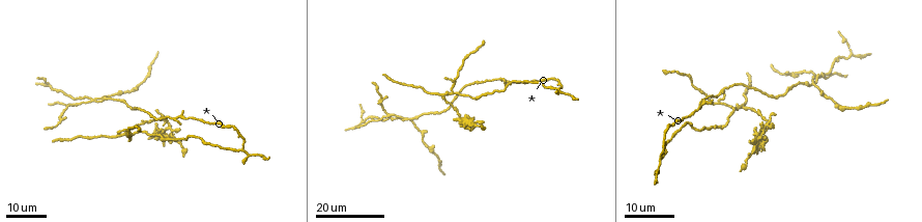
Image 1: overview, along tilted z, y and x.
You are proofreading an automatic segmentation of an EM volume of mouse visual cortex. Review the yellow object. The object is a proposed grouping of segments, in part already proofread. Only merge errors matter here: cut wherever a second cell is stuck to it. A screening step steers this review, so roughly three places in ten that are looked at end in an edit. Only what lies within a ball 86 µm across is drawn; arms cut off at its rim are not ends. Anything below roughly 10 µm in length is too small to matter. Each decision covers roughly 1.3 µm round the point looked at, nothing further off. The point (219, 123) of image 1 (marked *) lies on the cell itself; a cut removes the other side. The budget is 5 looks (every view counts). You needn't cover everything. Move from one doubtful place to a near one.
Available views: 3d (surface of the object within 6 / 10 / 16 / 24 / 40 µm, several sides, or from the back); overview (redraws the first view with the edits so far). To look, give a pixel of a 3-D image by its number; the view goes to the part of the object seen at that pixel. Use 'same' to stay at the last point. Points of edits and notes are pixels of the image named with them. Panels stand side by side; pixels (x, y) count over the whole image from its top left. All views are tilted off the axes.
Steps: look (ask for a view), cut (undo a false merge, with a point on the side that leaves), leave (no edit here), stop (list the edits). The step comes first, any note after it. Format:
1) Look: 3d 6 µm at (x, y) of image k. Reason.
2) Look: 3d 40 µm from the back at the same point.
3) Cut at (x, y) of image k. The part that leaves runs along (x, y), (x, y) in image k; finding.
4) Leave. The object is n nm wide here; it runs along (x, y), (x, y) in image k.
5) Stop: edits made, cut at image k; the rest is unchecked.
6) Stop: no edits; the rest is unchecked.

Look: 3d 16 µm at (134, 135) of image 1. Two arms in line, one across.

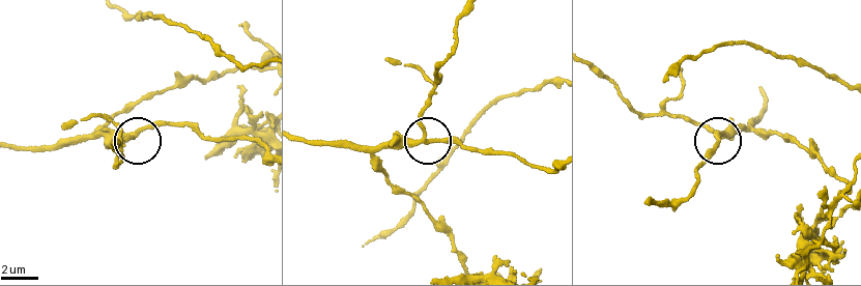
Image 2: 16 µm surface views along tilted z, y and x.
Look: 3d 6 µm at (422, 137) of image 2. Closer look.

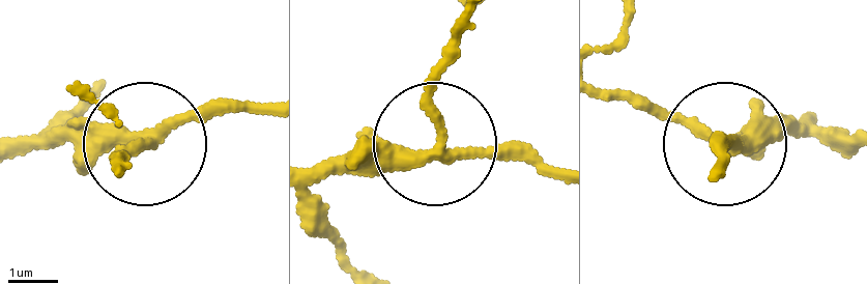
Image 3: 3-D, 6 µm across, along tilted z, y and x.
Leave. It runs along (559, 173), (444, 142), (434, 78), (453, 21) in image 3; one cell here.

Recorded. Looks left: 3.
Look: 3d 24 µm at (838, 56) of image 1. Calibre changes.

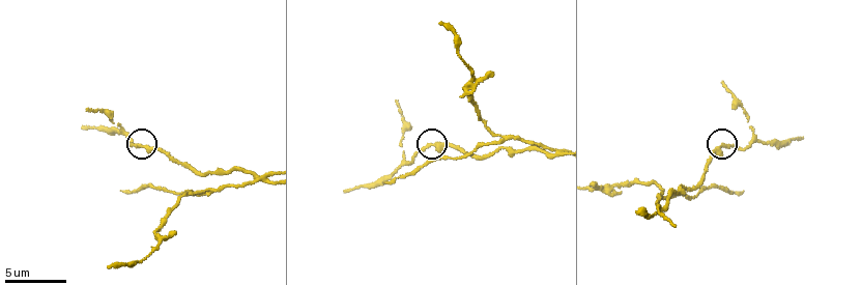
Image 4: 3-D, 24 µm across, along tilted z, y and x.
Look: 3d 10 µm at (426, 144) of image 4.

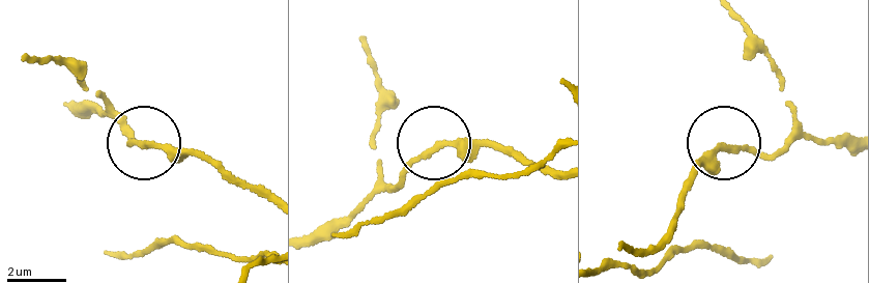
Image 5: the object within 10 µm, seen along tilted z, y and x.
Leave. It runs along (270, 199), (201, 158), (124, 132) in image 5; one cell here.

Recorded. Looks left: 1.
Look: 3d 10 µm at (656, 206) of image 4.

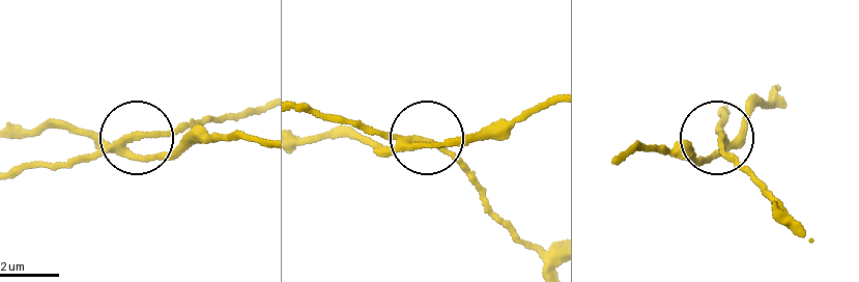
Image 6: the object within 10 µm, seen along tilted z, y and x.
Cut at (159, 133) of image 6. The side arm is 23 µm long; the part that leaves runs along (121, 146), (263, 107) in image 6; two cells meet here.

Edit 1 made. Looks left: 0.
Stop: edits made, cut at image 6; the rest is unchecked.

